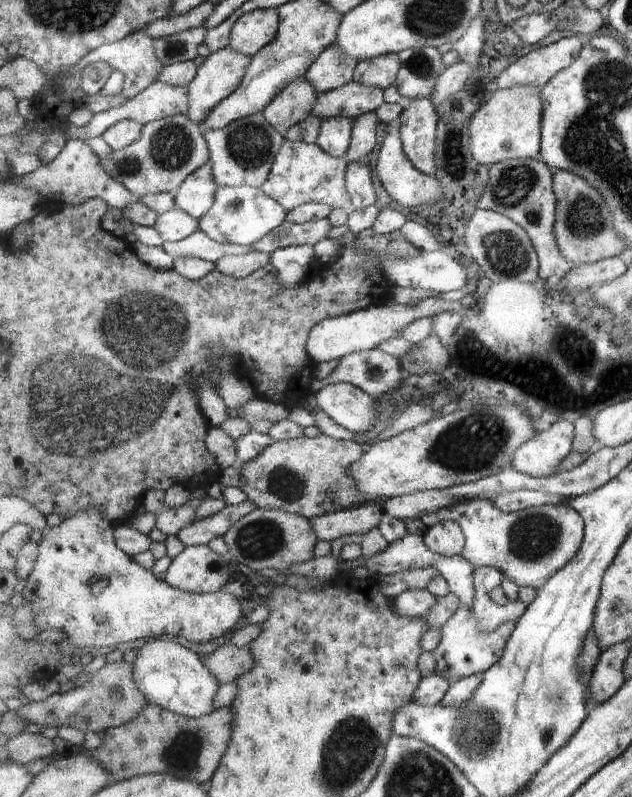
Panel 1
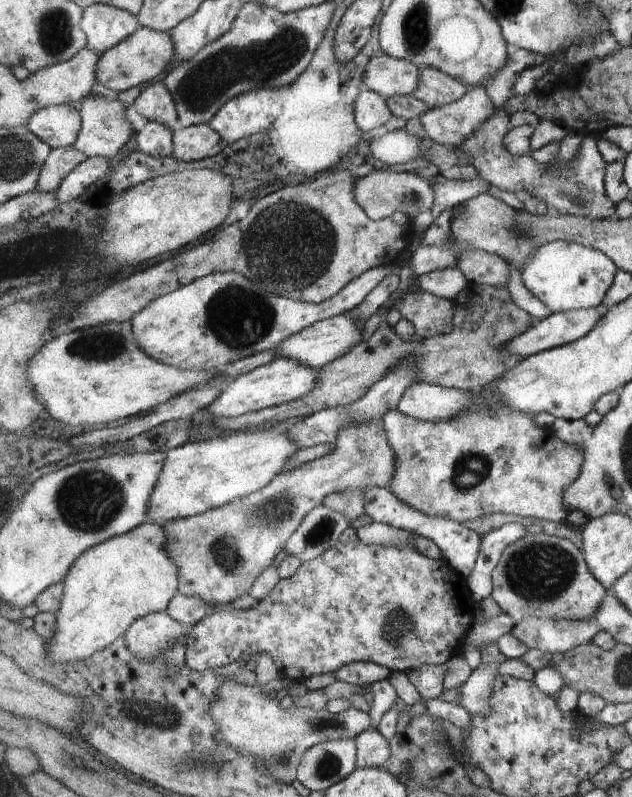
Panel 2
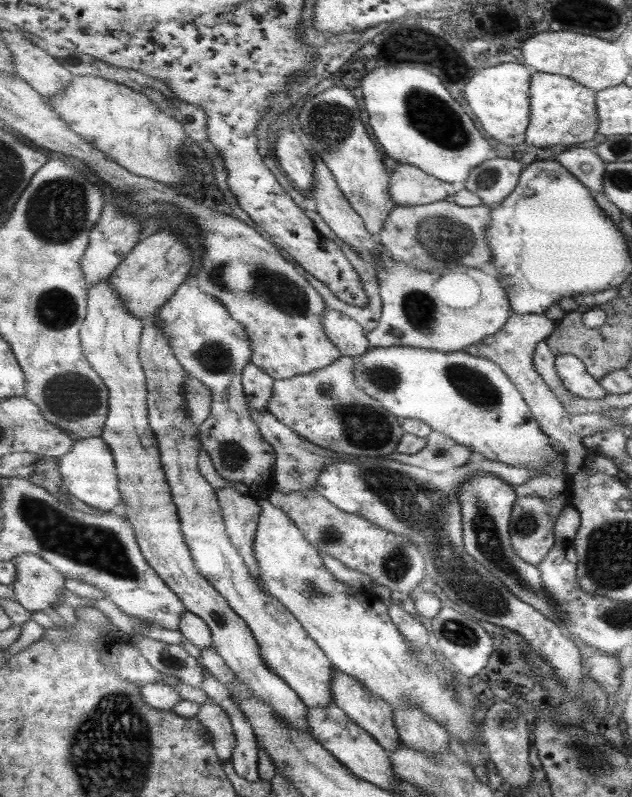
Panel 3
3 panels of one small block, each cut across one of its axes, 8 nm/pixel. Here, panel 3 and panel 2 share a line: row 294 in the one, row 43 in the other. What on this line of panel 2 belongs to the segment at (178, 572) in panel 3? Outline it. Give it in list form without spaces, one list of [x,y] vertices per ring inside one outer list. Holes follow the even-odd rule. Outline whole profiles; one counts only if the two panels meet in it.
[[[96,4],[84,9],[82,29],[86,31],[88,47],[102,55],[141,28],[137,15],[111,5]]]

